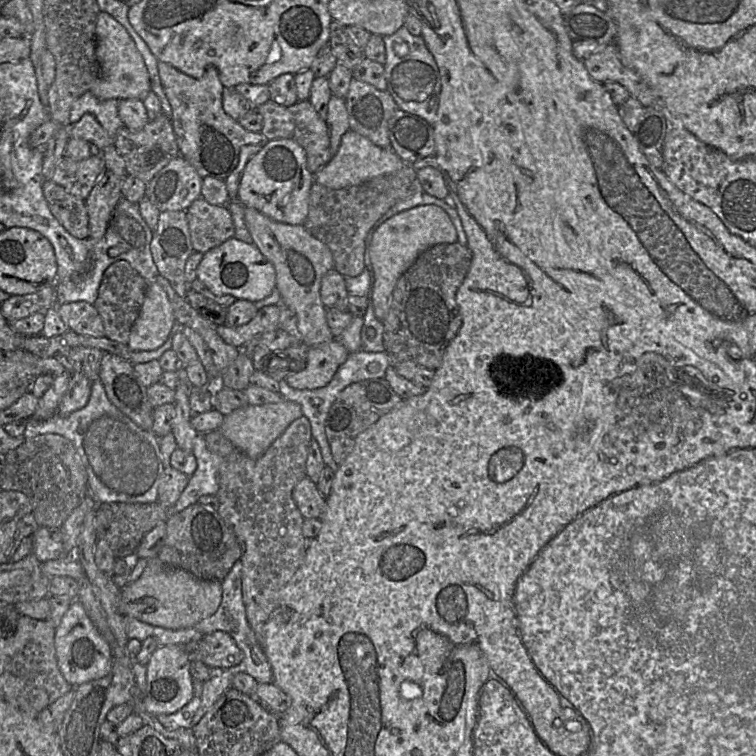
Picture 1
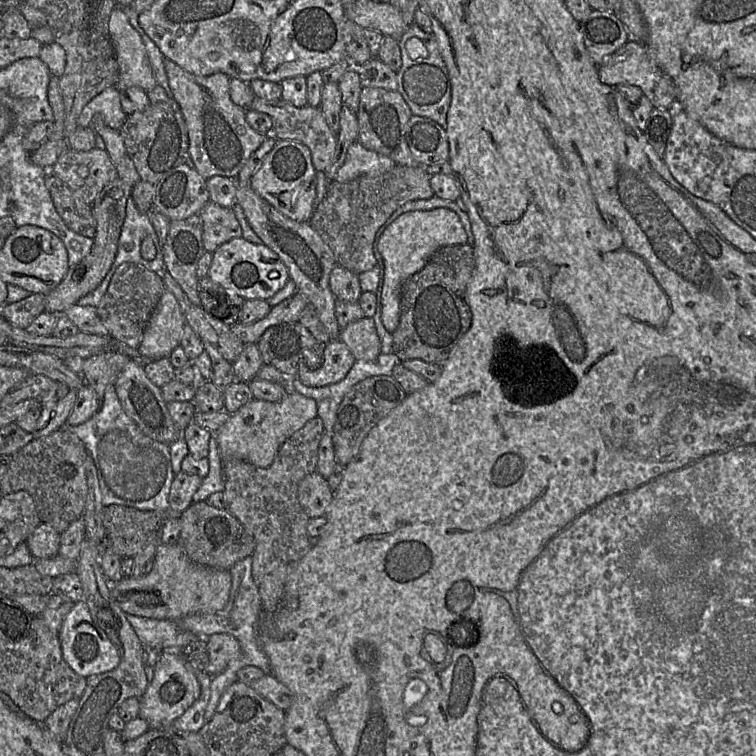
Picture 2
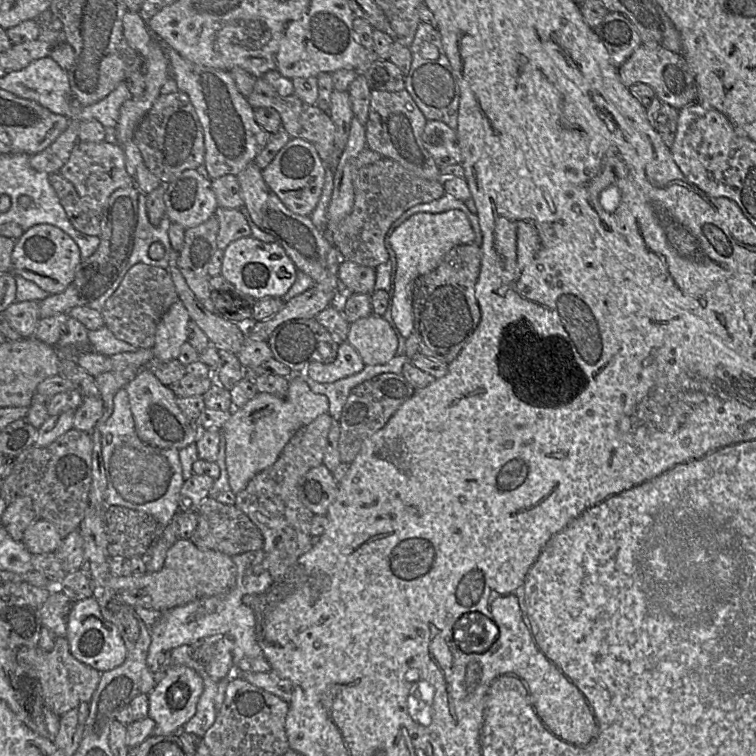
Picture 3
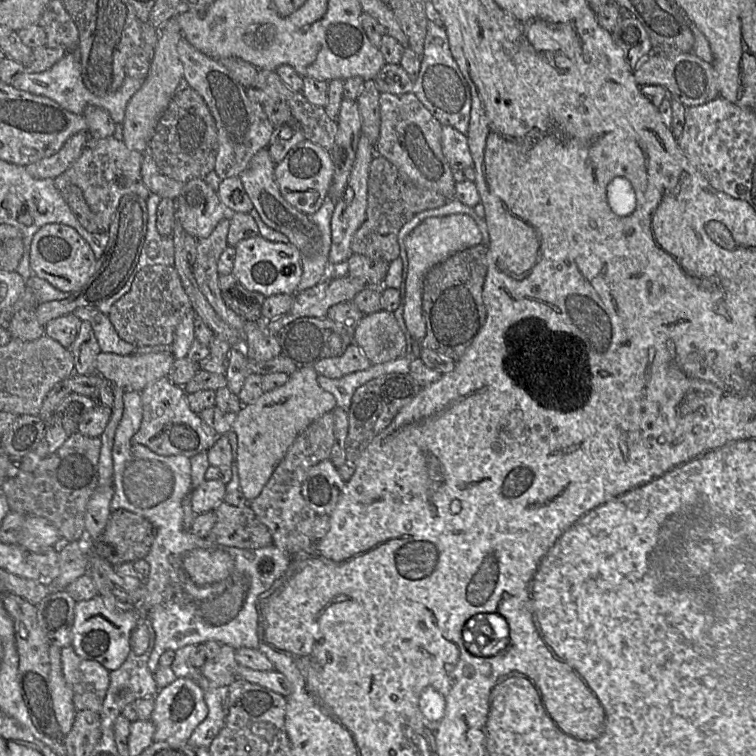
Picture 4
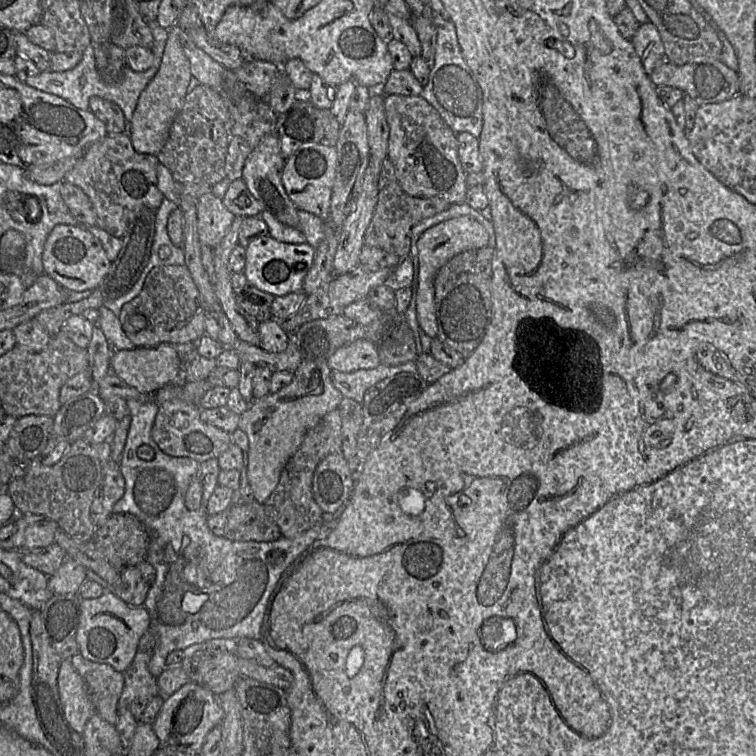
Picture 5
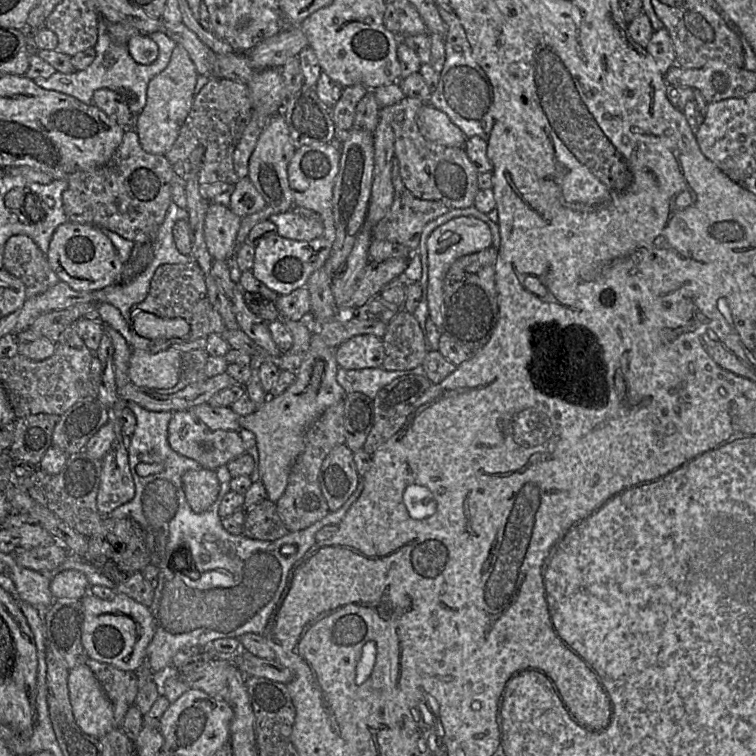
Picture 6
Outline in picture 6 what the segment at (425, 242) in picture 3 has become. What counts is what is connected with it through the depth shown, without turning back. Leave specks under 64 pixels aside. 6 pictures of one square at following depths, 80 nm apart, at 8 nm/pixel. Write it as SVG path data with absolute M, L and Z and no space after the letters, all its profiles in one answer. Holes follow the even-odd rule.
M457 217L435 228L429 235L427 248L428 278L425 288L425 298L428 306L428 315L431 322L442 327L443 317L443 280L452 263L467 254L482 251L491 247L492 235L489 226L475 217Z

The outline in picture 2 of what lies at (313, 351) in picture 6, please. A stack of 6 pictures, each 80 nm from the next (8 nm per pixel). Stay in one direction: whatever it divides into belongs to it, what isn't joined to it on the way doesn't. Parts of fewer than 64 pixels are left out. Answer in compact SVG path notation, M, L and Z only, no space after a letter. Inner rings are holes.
M289 391L278 402L252 399L239 410L230 415L229 419L214 434L220 449L221 459L239 459L259 468L270 466L283 442L294 432L302 428L310 419L317 417L318 405L315 399Z

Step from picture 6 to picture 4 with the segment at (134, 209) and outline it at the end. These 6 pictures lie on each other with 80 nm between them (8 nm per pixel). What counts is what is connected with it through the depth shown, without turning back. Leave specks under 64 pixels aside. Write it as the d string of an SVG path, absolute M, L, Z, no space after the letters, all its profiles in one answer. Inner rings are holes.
M114 137L88 139L78 159L63 174L81 189L90 210L102 224L104 233L107 232L112 216L124 195L136 194L145 200L151 196L141 175L144 157L143 153L130 150L123 140Z

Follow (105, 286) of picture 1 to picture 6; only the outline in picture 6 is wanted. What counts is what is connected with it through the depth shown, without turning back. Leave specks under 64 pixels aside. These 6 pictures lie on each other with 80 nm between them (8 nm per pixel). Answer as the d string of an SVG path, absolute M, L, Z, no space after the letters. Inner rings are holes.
M195 263L166 264L159 266L150 282L149 293L144 301L129 310L129 316L134 309L142 310L161 318L183 318L189 322L191 331L182 338L146 338L132 332L131 348L145 351L149 354L157 354L158 344L164 342L191 342L200 338L207 338L212 334L210 327L211 305L208 300L206 279L200 266Z

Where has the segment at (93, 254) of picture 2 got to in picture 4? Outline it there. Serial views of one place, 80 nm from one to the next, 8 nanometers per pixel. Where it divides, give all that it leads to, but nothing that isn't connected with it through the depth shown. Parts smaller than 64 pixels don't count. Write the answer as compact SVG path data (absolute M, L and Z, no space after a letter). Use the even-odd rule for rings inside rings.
M136 194L124 195L112 216L111 223L107 229L108 243L101 257L95 263L93 273L87 283L78 291L69 294L65 299L44 302L36 307L38 322L45 326L48 322L73 314L81 307L98 307L114 295L118 299L126 294L139 270L139 260L146 242L148 227L148 206L145 199Z

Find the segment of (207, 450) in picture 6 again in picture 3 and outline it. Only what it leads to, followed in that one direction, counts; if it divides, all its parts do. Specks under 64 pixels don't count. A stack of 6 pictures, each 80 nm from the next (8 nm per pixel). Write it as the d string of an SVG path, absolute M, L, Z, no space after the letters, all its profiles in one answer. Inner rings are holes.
M150 368L139 370L124 387L128 394L136 434L141 441L162 449L181 450L196 441L200 427L180 410L170 386L163 385Z

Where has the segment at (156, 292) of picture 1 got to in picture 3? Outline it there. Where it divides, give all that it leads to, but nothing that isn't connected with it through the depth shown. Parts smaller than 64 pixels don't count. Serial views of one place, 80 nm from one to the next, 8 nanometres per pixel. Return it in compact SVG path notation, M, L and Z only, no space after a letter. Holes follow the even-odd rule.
M178 300L169 308L159 322L155 342L151 348L155 362L177 359L181 346L187 342L189 314Z

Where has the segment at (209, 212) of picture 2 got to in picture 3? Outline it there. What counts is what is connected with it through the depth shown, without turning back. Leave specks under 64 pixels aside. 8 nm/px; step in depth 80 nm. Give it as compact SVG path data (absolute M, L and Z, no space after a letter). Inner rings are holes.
M218 207L214 217L219 223L218 249L224 250L233 241L251 236L251 228L240 210Z

